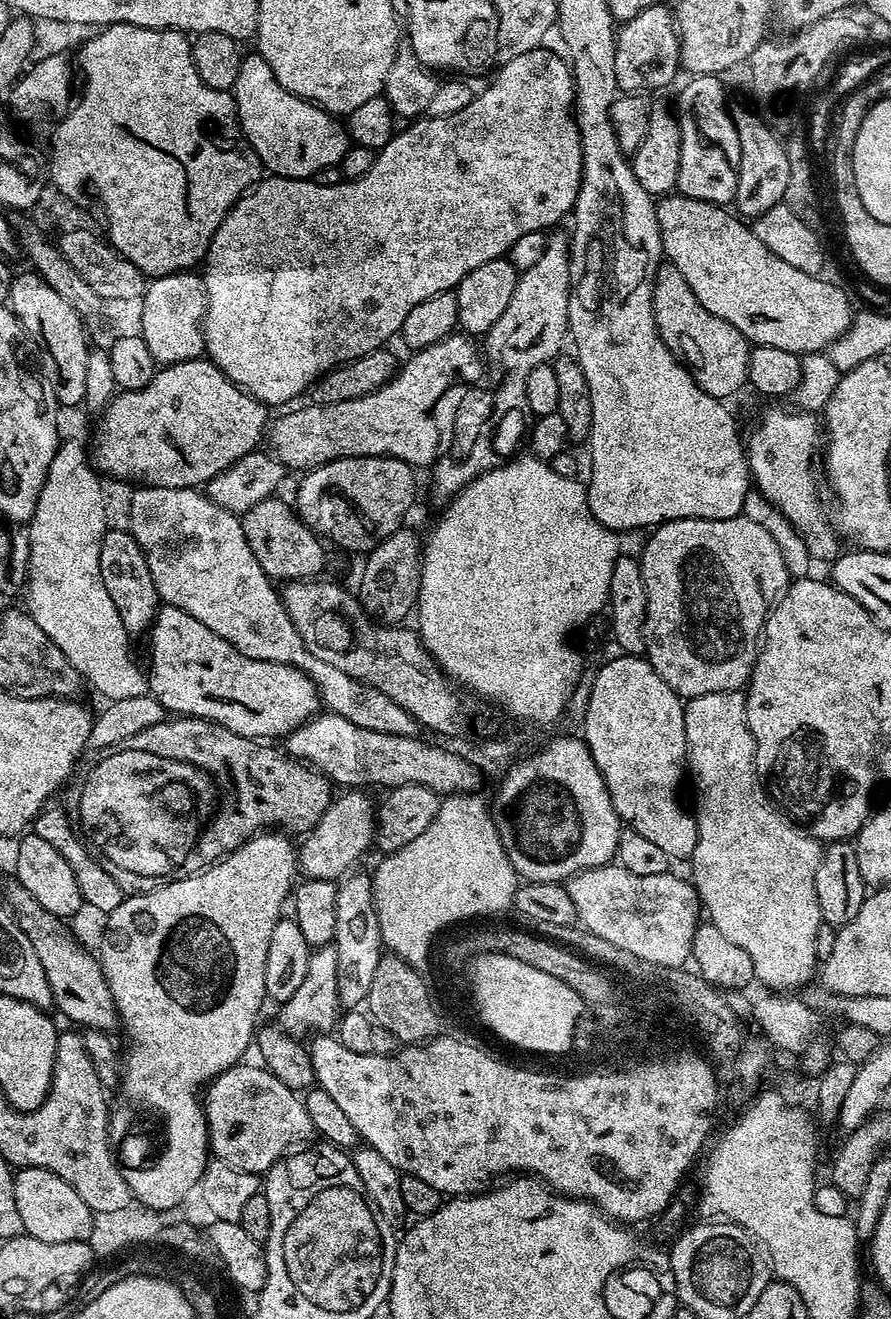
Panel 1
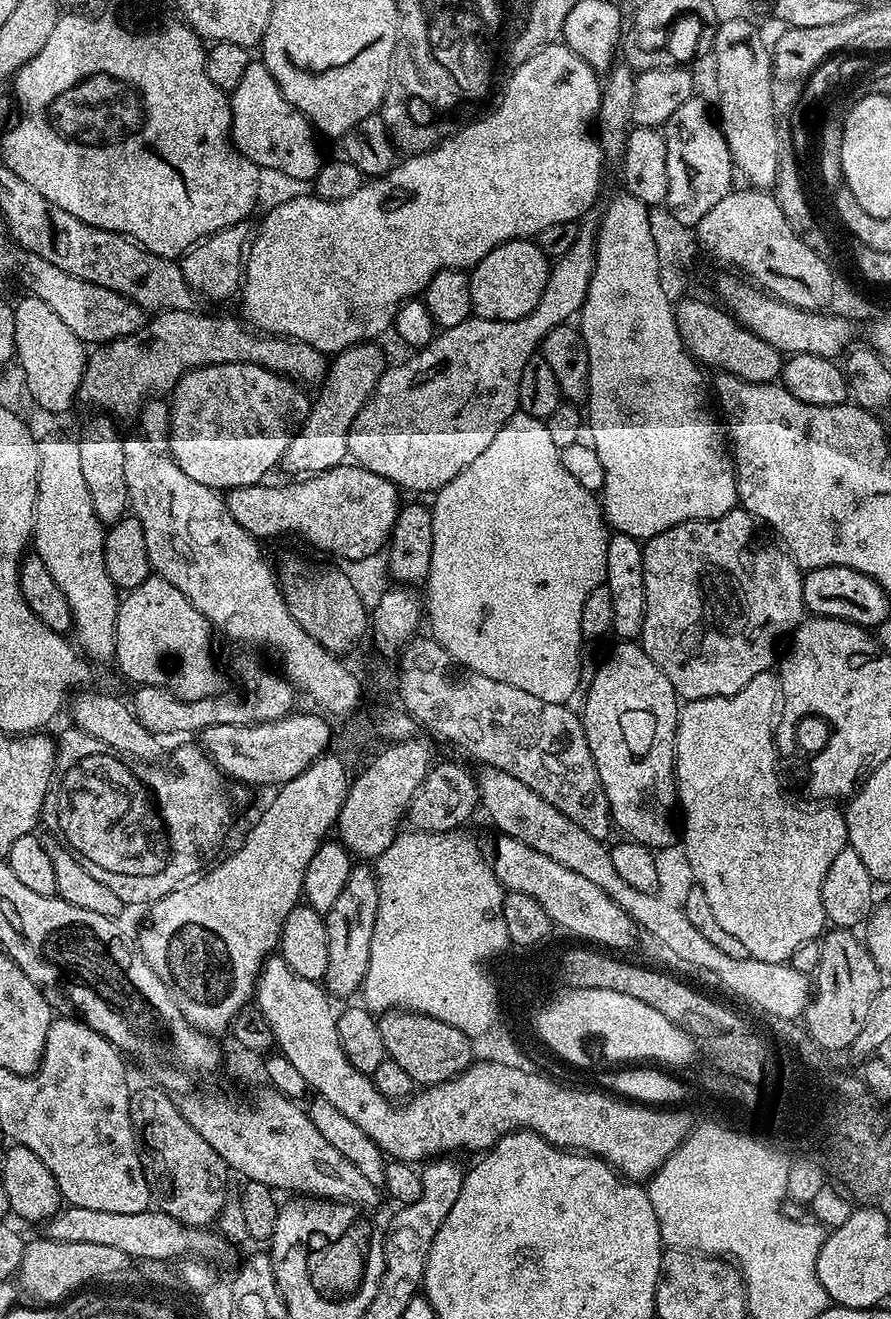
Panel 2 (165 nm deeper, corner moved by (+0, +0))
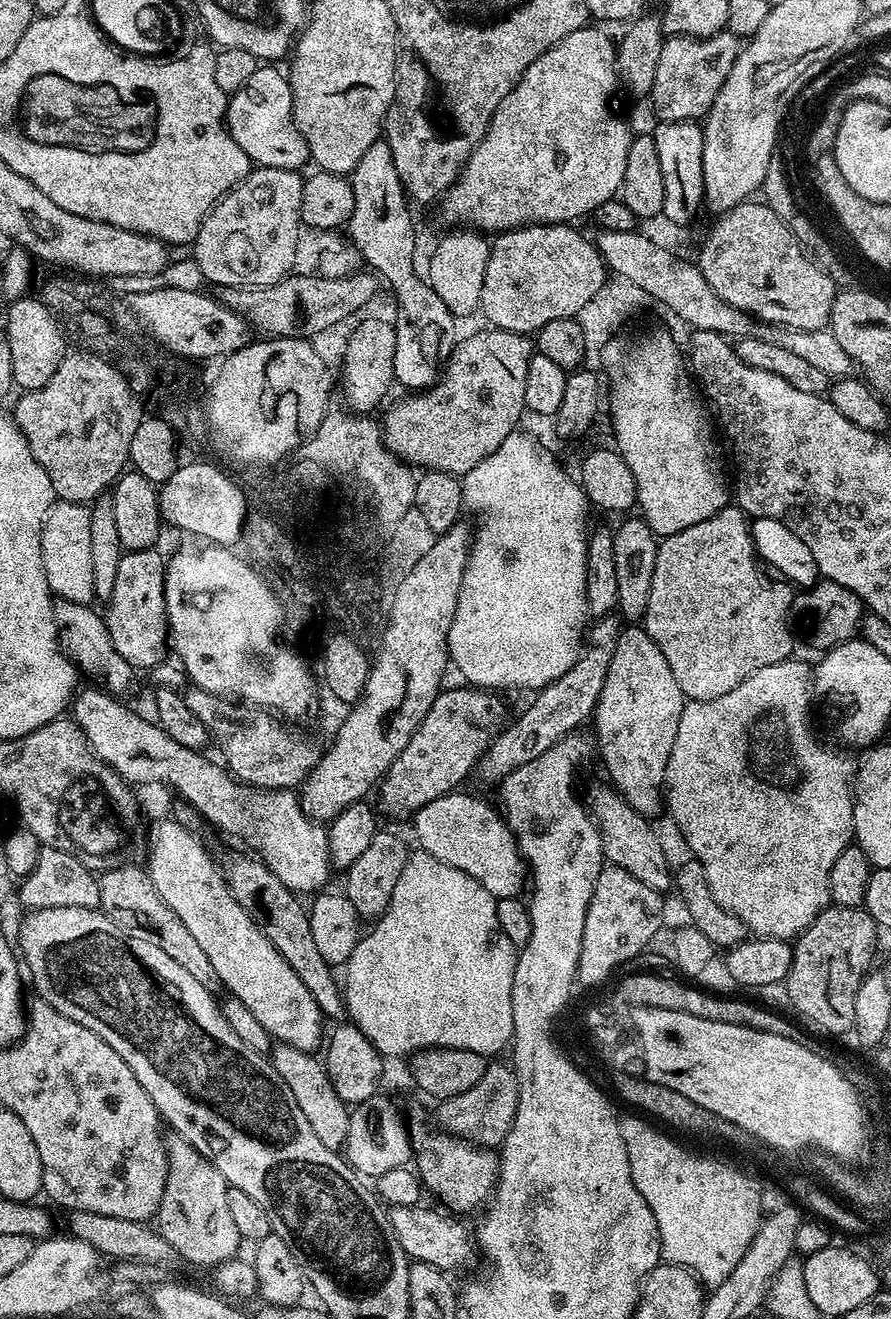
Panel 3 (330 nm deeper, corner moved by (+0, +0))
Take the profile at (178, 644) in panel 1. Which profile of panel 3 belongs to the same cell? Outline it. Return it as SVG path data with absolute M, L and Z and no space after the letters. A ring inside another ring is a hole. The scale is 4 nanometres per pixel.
M159 547L146 550L134 550L125 552L122 562L118 562L118 574L114 581L114 594L106 602L106 619L108 633L114 642L114 650L126 658L133 669L151 670L157 664L165 663L168 642L168 615L166 614L166 594L164 593L164 570L166 567L165 553L160 553Z

